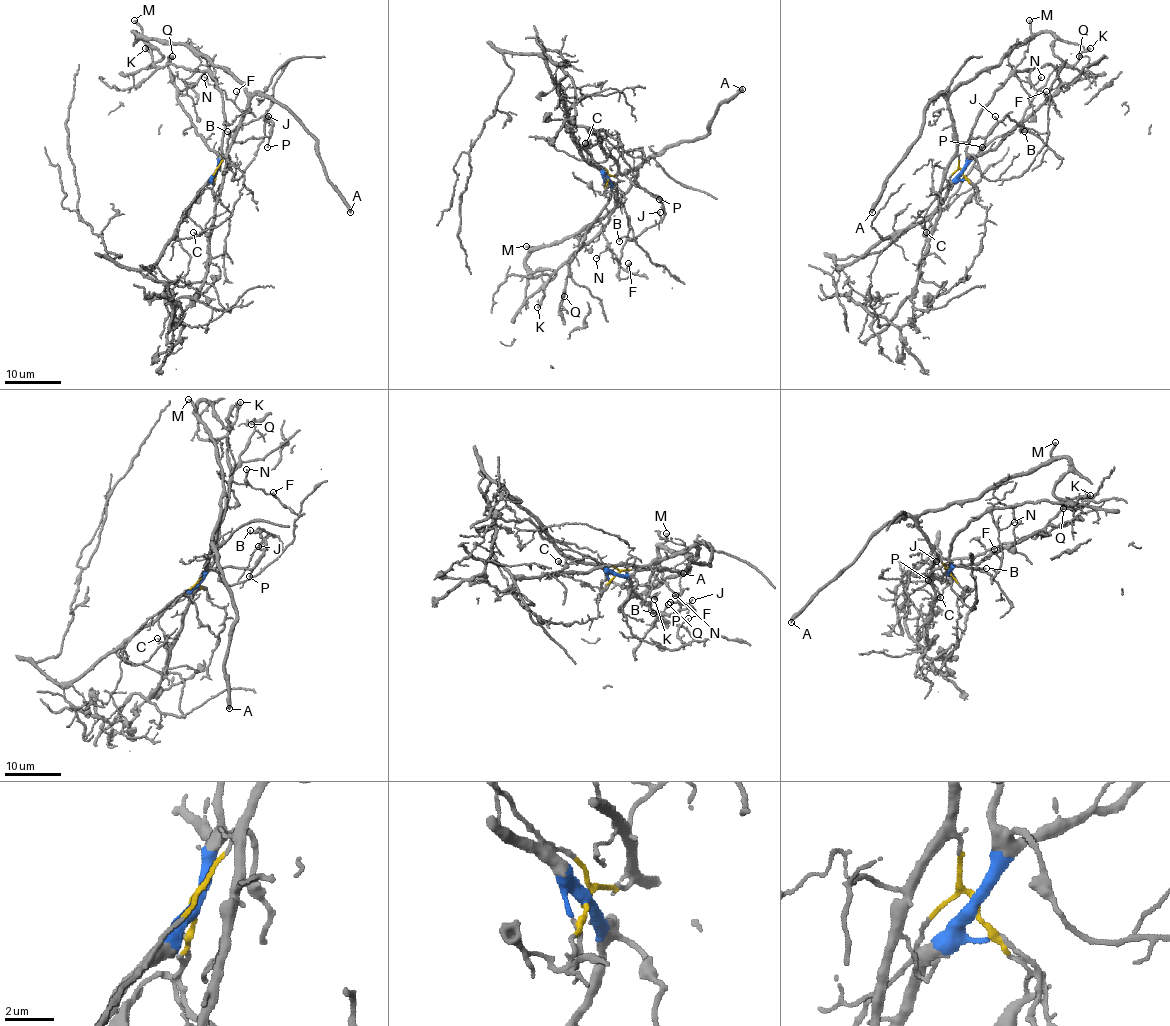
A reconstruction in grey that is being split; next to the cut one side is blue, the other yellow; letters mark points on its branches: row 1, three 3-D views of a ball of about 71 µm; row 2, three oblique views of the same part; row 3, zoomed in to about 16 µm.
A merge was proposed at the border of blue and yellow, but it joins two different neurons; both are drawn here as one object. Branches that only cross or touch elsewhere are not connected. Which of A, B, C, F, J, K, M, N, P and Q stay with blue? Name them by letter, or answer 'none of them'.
C, F, K, N, Q

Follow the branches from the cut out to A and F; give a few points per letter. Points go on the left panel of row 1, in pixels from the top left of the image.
A: (215, 171), (226, 154), (246, 103), (254, 95), (267, 95), (315, 140), (324, 173), (351, 212)
F: (215, 171), (219, 163), (225, 113), (222, 93), (211, 75), (230, 100), (238, 95), (236, 91)

